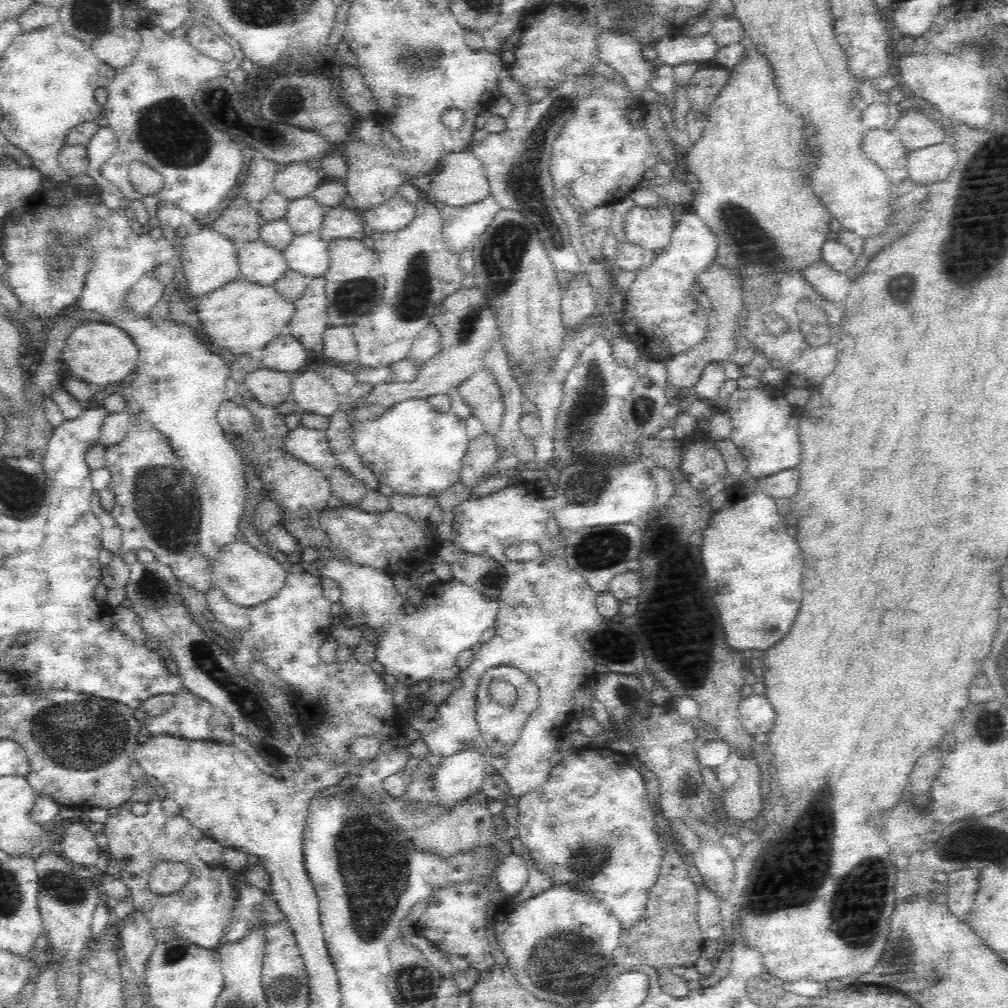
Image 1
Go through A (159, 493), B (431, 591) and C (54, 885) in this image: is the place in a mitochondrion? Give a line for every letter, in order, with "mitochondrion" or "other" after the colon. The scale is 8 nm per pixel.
A: mitochondrion
B: other
C: mitochondrion

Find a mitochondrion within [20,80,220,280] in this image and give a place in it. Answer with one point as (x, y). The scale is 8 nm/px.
(168, 129)

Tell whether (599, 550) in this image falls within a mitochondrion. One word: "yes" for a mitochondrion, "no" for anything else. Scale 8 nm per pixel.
yes

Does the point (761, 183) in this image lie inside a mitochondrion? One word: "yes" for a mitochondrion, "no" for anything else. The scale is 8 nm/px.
no

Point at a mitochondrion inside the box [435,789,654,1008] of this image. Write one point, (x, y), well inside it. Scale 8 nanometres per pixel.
(560, 948)

